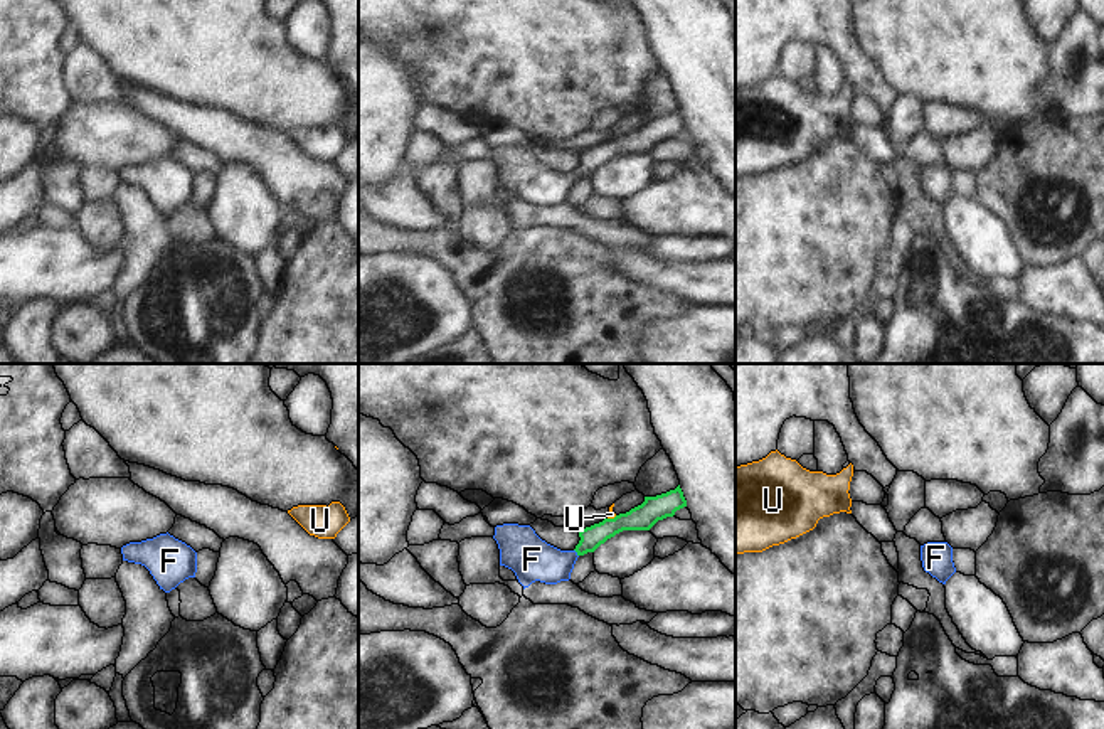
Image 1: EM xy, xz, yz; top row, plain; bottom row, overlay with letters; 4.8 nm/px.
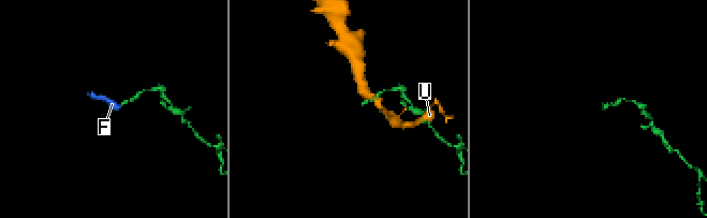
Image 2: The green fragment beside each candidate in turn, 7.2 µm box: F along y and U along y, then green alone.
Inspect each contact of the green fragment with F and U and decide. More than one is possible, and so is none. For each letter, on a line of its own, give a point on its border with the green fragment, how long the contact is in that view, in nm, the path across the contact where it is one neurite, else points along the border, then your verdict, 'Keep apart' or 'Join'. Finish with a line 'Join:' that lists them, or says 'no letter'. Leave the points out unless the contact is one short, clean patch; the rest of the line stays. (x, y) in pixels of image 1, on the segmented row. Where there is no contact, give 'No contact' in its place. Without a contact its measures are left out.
F: Touches green at xz (576, 551). Shared border 40 nm. Path across: xz (591, 537), (576, 551), (566, 559), (532, 559). Join
U: Touches green at xz (611, 519). Shared border 50 nm. Boundary: xz (616, 516), (608, 519). Keep apart
Join: F

